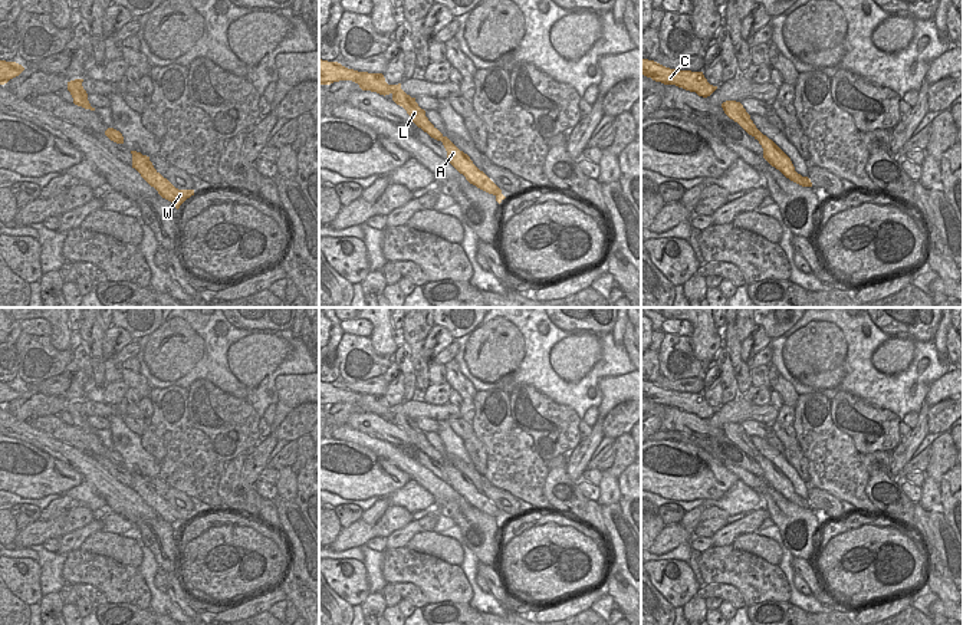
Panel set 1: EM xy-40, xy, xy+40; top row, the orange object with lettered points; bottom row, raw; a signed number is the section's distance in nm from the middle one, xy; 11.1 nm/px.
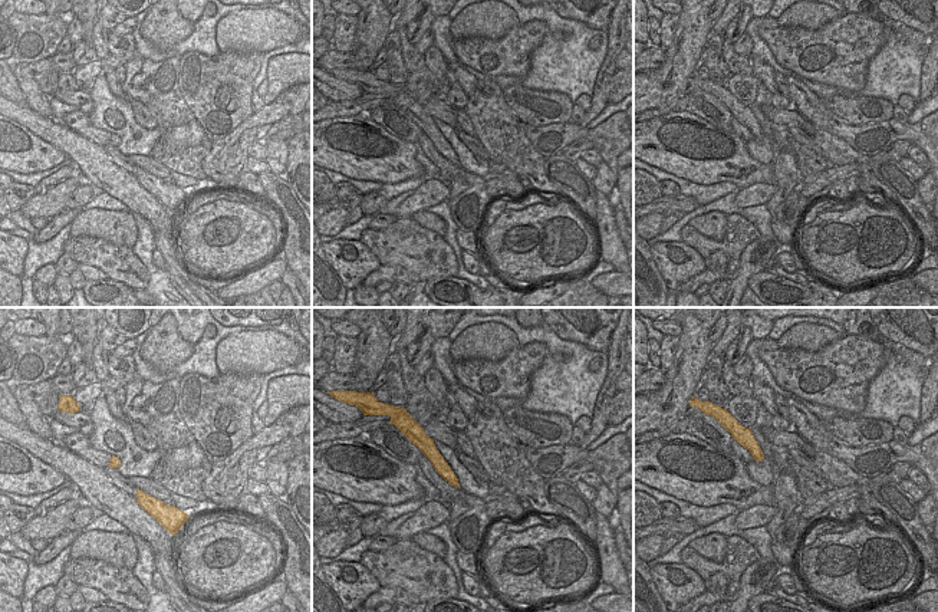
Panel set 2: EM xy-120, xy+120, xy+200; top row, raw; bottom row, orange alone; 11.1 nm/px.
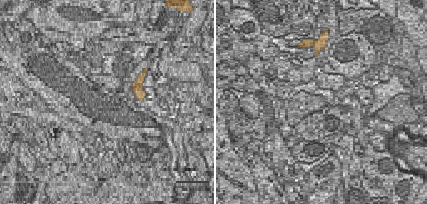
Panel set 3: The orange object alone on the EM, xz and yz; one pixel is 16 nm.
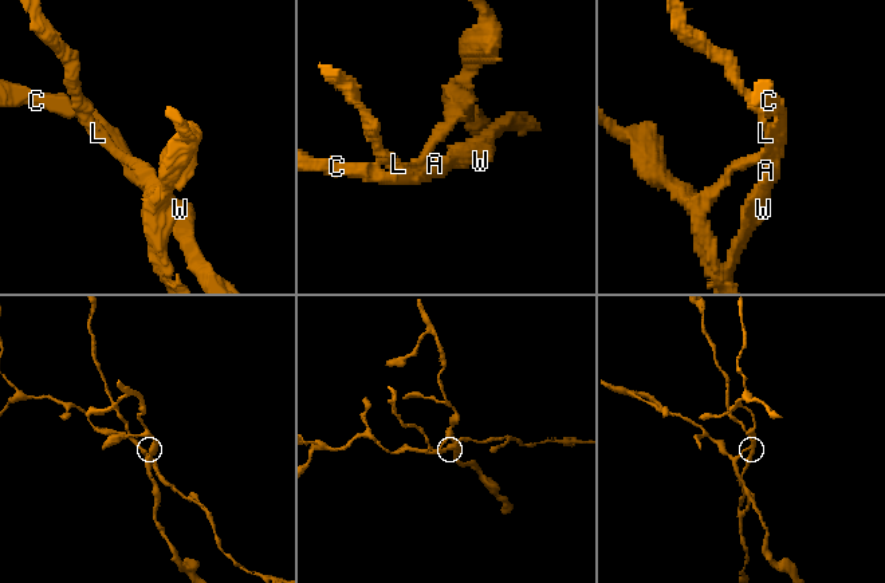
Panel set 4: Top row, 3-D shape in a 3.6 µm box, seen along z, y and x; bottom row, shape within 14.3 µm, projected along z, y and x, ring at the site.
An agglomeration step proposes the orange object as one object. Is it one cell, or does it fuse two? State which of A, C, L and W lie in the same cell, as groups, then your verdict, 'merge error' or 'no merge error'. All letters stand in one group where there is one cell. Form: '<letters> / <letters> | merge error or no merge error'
A C W / L | merge error

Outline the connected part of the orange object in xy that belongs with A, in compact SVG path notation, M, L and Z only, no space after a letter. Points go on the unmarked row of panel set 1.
M444 458L441 464L447 473L447 483L463 496L470 506L493 516L499 526L506 520L502 511L473 486L467 476L460 473L447 458Z

